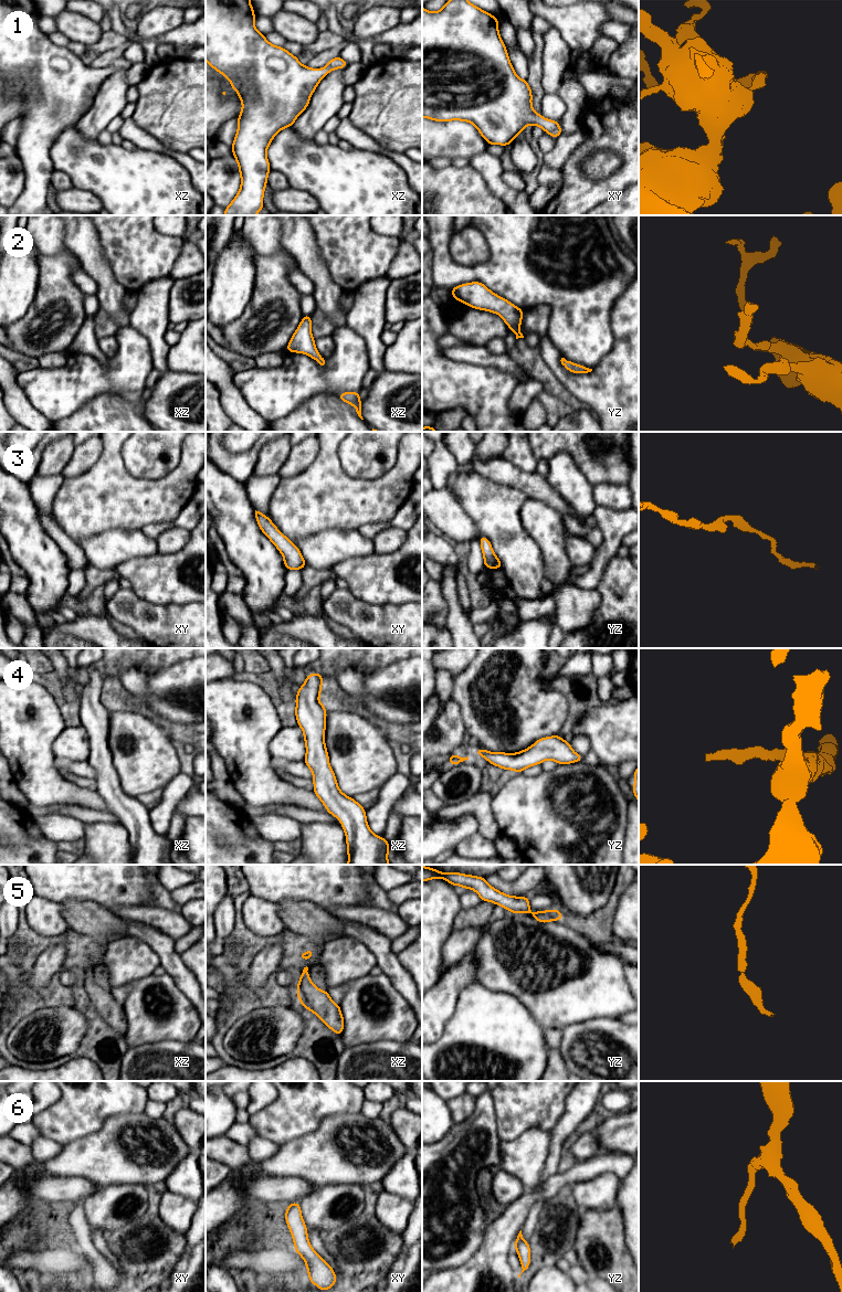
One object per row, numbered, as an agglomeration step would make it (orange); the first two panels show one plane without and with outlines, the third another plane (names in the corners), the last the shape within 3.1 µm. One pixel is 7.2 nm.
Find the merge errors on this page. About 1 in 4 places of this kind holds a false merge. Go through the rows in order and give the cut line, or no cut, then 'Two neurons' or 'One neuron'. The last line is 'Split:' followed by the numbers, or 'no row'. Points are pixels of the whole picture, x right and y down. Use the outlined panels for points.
1: No split. One neuron
2: No split. One neuron
3: No split. One neuron
4: No split. One neuron
5: No split. One neuron
6: No split. One neuron
Split: no row

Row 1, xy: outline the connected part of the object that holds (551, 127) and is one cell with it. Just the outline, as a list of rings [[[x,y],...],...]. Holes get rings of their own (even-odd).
[[[448,0],[445,6],[438,12],[429,12],[422,7],[422,117],[435,121],[462,120],[473,124],[488,145],[509,146],[515,137],[524,130],[527,125],[540,126],[552,139],[562,135],[558,120],[543,118],[541,114],[535,113],[531,106],[531,89],[526,80],[522,80],[515,73],[509,61],[505,43],[498,32],[498,18],[477,8],[467,0]]]

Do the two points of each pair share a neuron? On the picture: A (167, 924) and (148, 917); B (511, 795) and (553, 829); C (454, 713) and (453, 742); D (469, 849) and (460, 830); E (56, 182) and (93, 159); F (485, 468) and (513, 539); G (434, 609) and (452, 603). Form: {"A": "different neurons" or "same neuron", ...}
{"A": "same neuron", "B": "same neuron", "C": "same neuron", "D": "different neurons", "E": "different neurons", "F": "different neurons", "G": "different neurons"}

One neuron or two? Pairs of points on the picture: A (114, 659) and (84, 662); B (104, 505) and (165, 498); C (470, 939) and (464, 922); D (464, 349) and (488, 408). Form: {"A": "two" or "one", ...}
{"A": "two", "B": "one", "C": "two", "D": "two"}

